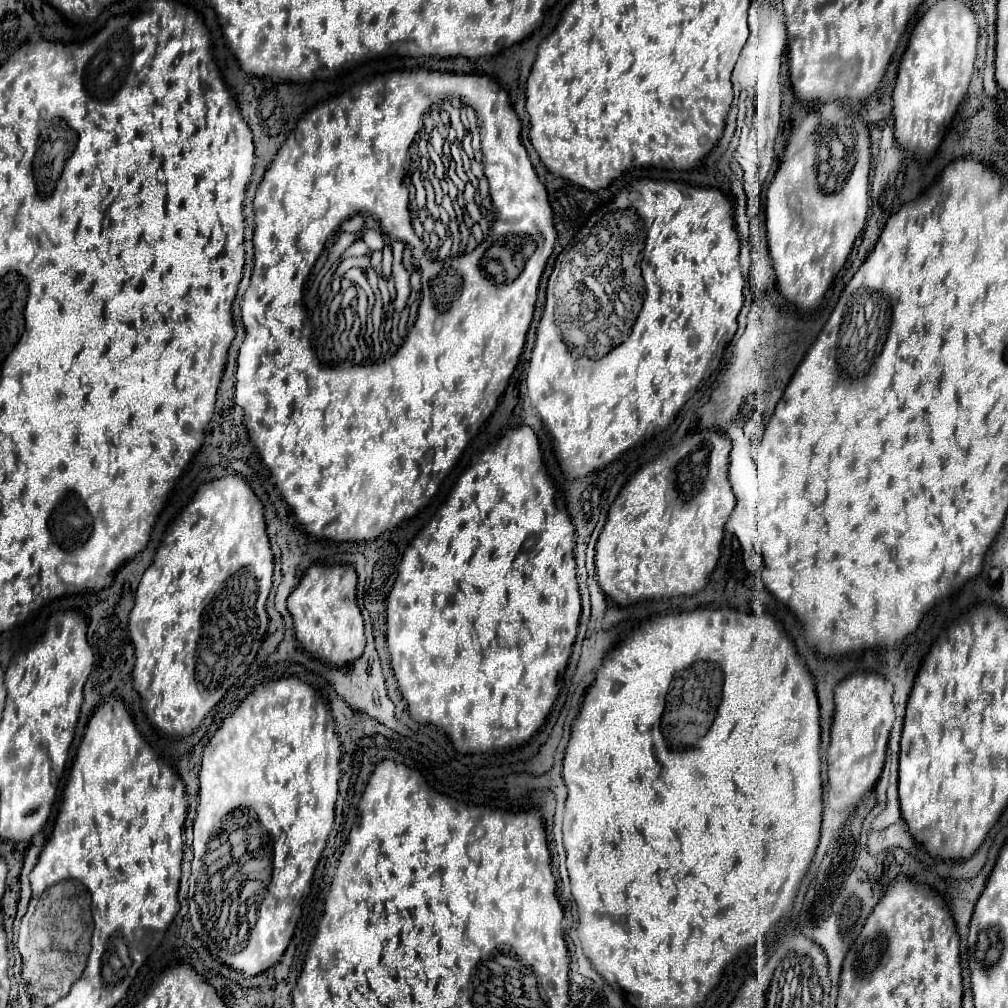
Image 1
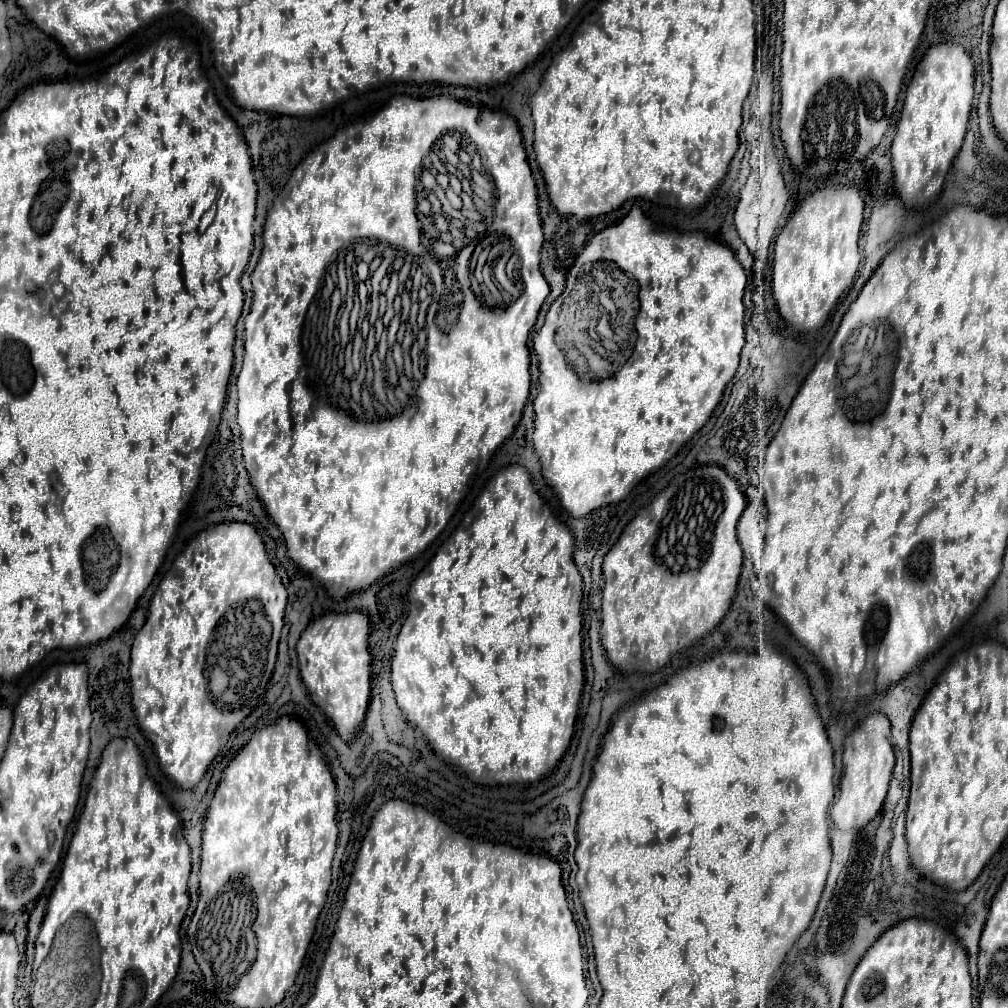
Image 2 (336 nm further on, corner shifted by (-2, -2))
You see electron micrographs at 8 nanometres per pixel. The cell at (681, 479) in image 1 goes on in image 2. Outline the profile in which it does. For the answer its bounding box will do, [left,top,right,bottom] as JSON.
[601,466,747,672]

